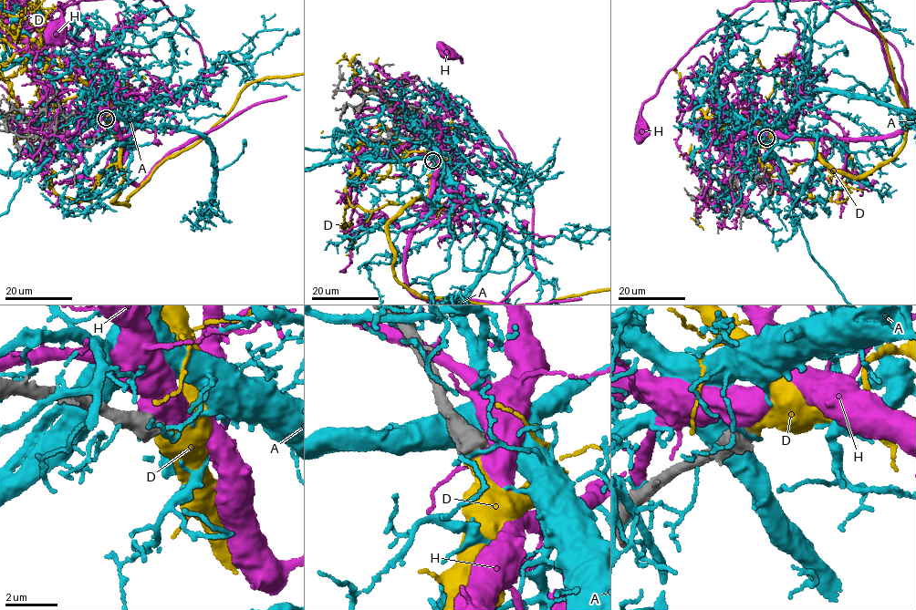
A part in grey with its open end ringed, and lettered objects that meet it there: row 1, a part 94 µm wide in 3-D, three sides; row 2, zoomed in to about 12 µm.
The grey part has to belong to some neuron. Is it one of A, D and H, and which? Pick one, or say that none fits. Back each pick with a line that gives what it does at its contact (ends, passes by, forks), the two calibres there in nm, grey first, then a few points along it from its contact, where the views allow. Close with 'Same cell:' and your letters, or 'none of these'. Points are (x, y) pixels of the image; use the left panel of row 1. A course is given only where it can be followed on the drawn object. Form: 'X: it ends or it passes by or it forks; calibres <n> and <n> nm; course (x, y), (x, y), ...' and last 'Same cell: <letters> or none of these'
D: it ends; calibres 700 and 360 nm
Same cell: D

